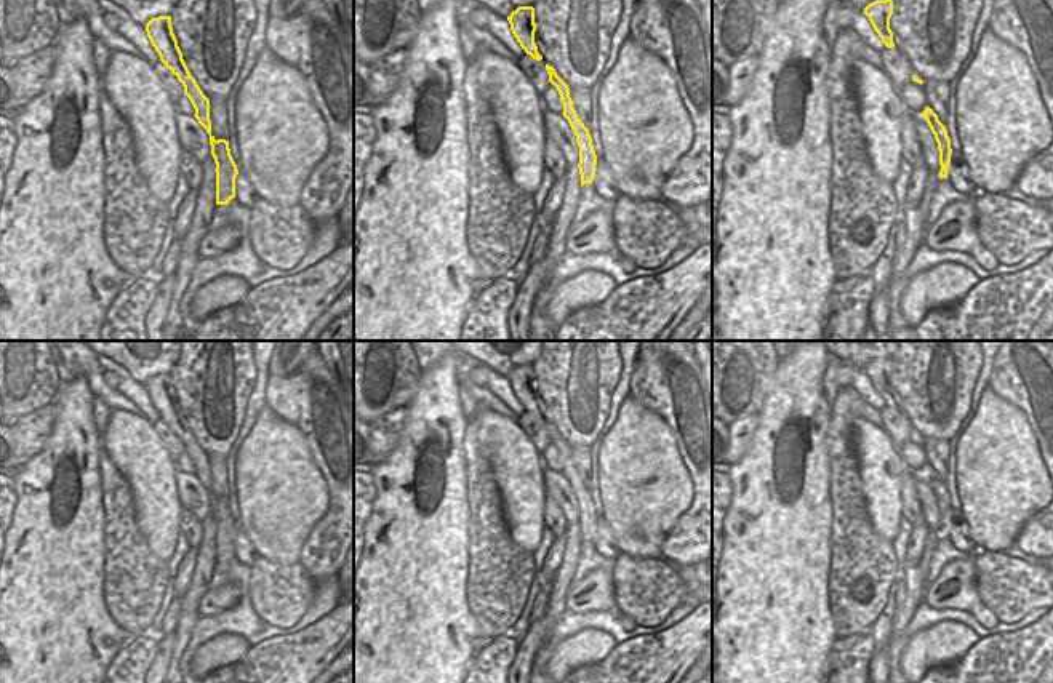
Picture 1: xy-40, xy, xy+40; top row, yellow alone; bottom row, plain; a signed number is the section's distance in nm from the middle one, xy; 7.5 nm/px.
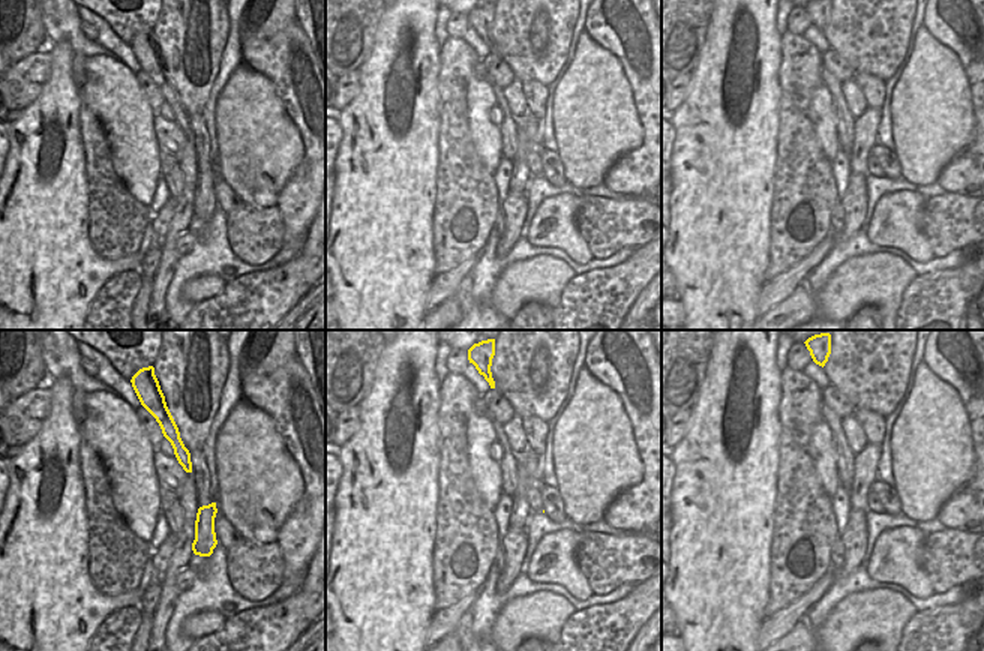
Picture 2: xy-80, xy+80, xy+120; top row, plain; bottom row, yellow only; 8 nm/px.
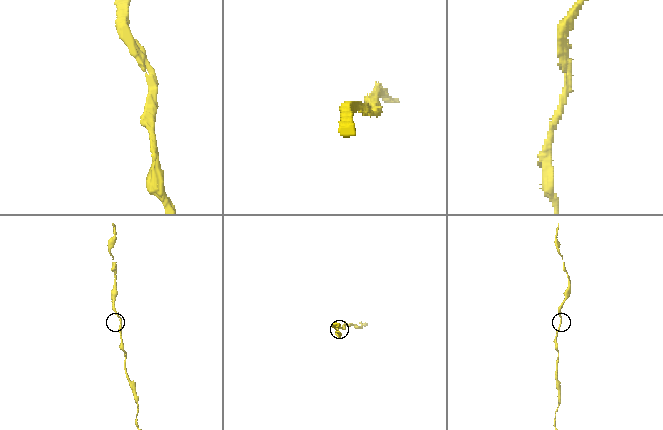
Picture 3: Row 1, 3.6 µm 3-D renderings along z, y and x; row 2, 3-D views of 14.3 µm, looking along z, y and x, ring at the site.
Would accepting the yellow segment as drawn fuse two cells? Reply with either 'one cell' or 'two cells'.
one cell

